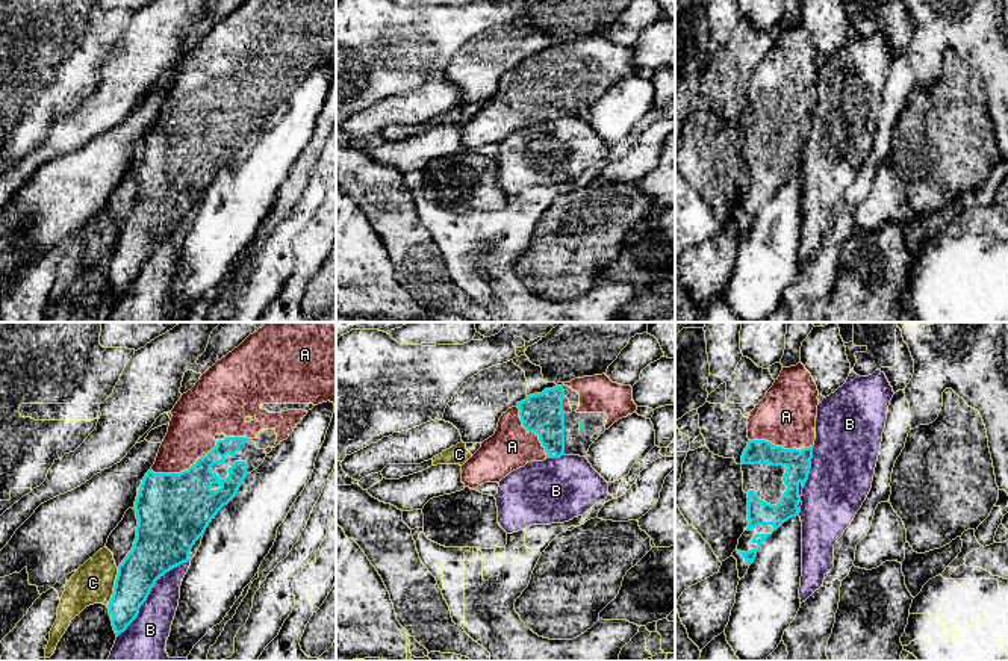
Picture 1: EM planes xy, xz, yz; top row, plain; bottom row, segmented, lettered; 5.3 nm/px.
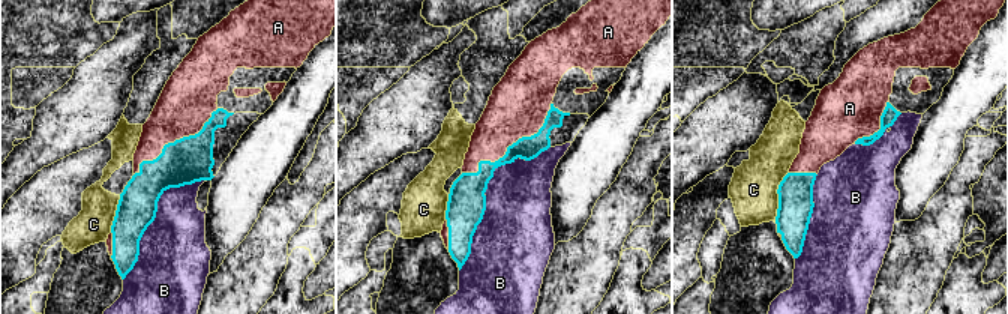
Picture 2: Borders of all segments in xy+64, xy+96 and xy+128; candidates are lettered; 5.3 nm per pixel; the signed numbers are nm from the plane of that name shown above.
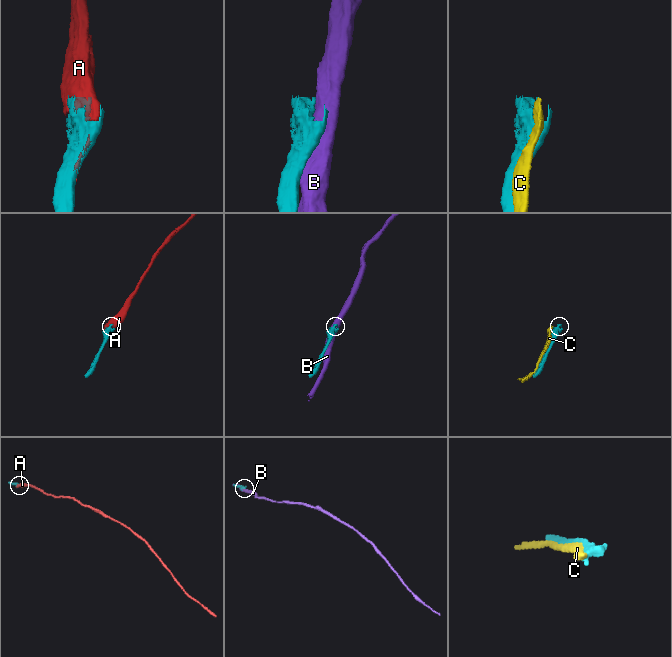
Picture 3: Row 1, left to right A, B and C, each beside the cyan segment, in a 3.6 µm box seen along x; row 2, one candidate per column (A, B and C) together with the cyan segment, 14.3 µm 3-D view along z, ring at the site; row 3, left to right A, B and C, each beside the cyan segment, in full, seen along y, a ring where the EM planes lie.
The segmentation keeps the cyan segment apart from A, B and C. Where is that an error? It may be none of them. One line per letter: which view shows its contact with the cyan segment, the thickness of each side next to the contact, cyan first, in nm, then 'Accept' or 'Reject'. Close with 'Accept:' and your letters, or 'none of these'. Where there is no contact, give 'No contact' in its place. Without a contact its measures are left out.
A: Touches cyan in xy. Thickness 400 nm (cyan) against 260 nm. Accept
B: Touches cyan in xy. Thickness 260 nm (cyan) against 240 nm. Reject
C: Touches cyan in xy. Thickness 220 nm (cyan) against 220 nm. Reject
Accept: A

